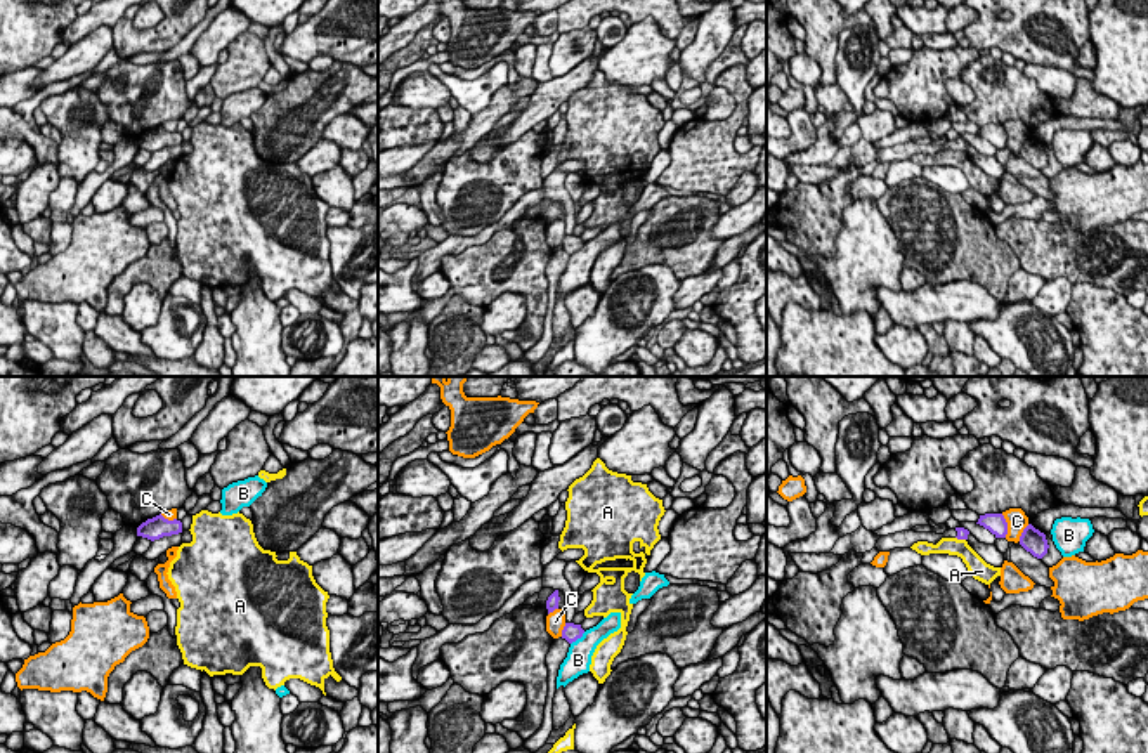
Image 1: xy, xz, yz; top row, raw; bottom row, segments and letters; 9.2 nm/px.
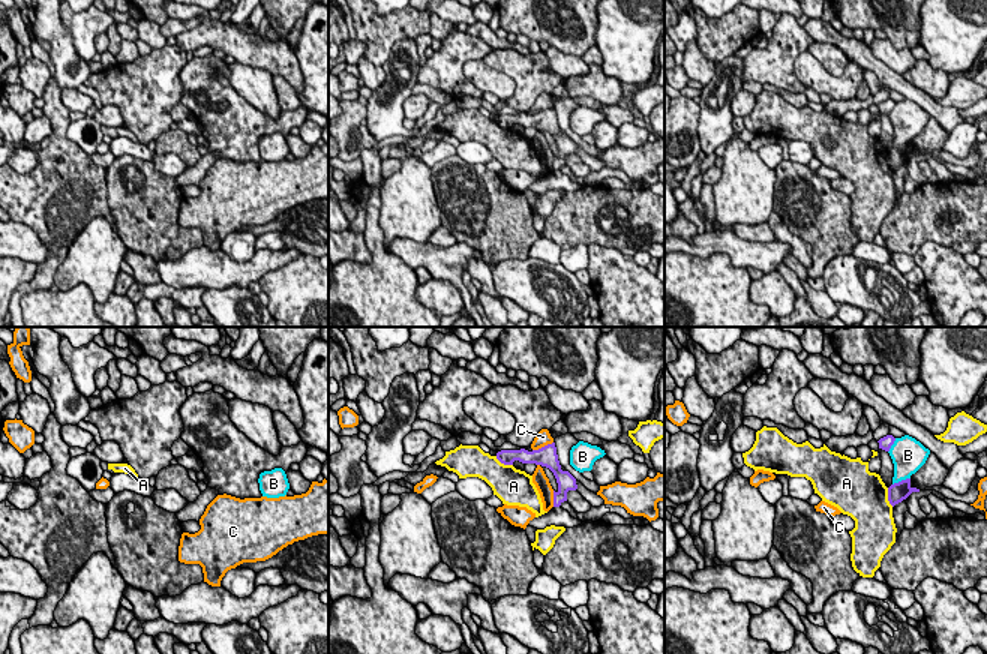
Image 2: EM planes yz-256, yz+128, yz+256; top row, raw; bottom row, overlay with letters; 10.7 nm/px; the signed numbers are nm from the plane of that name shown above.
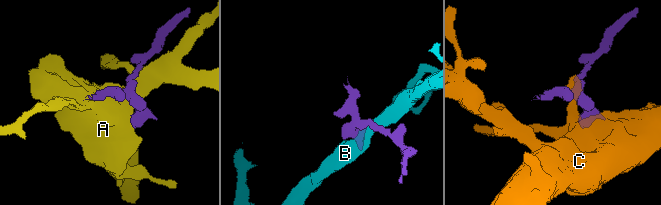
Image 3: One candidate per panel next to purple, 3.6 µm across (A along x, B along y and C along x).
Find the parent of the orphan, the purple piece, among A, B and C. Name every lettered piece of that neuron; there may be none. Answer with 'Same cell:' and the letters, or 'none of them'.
Same cell: none of them

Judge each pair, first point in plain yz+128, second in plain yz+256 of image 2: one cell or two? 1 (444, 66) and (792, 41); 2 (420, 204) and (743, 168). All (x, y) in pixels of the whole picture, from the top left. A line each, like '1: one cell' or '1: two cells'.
1: one cell
2: one cell

